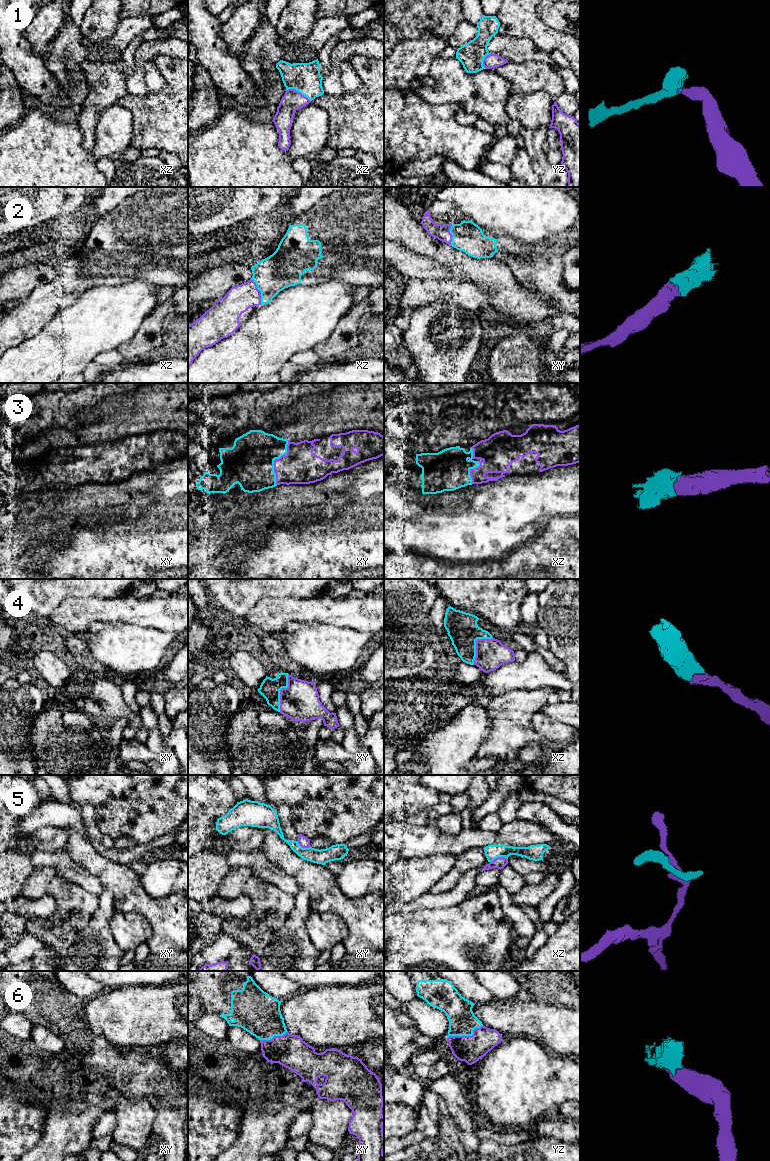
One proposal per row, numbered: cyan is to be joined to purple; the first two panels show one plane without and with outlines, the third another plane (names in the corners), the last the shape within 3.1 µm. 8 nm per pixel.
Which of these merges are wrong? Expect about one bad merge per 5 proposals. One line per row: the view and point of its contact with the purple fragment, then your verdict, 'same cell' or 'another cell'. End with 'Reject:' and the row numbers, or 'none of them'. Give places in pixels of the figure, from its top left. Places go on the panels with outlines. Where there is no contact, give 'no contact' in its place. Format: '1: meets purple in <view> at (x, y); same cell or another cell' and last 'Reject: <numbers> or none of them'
1: meets purple in xz at (297, 91); same cell
2: meets purple in xz at (260, 291); same cell
3: meets purple in xy at (274, 460); same cell
4: meets purple in xz at (476, 644); same cell
5: meets purple in xz at (498, 857); another cell
6: meets purple in yz at (467, 1036); same cell
Reject: 5

